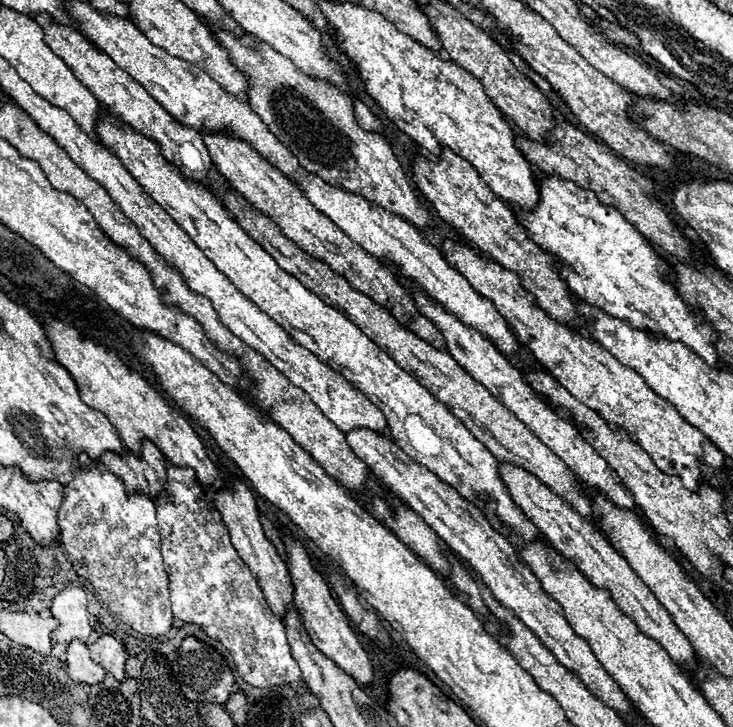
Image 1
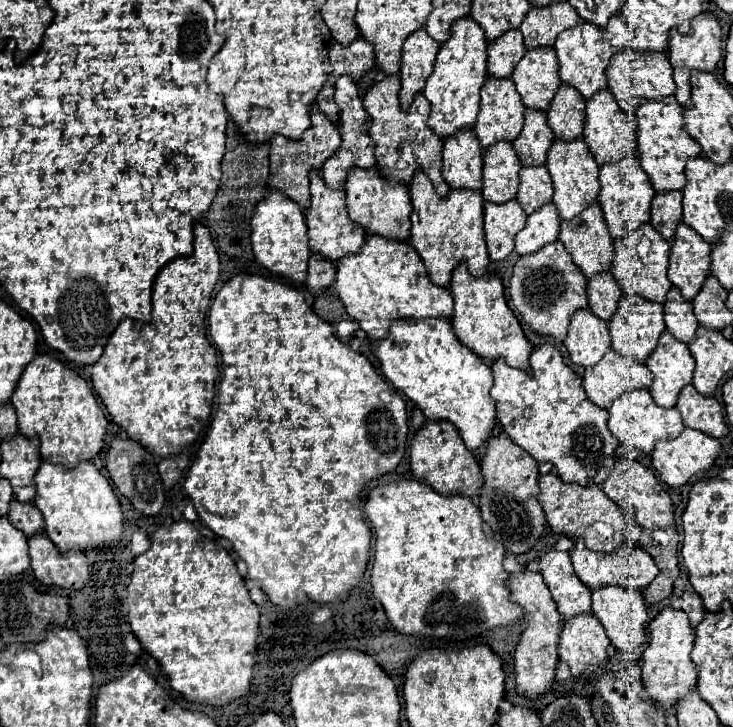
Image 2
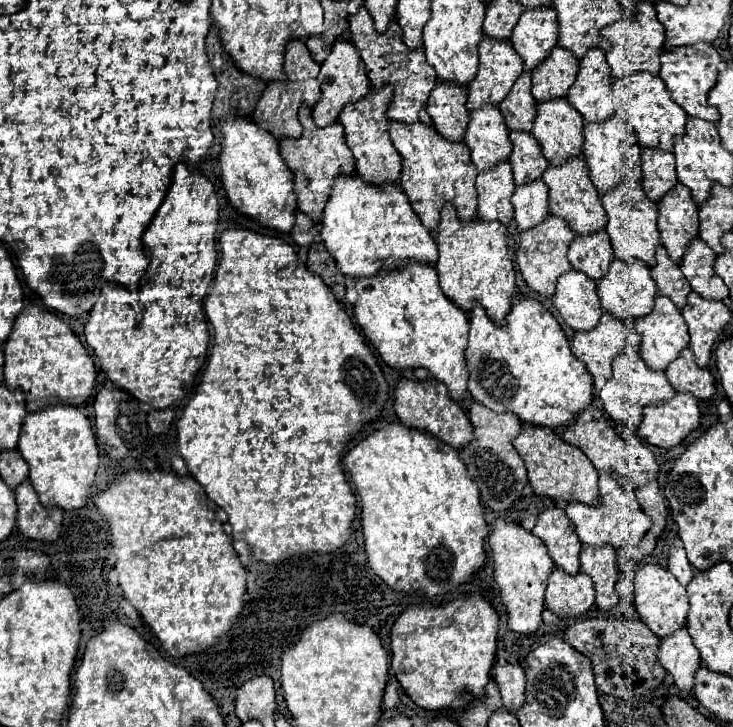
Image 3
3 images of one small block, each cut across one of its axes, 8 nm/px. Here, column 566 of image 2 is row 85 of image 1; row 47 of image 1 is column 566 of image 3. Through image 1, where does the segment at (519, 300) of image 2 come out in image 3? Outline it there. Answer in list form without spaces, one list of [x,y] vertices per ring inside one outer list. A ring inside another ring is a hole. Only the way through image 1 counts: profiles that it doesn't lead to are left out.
[[[548,214],[544,222],[540,222],[536,228],[530,228],[528,232],[522,232],[520,234],[520,246],[518,246],[518,256],[516,256],[516,262],[518,262],[518,268],[526,280],[526,284],[552,298],[554,296],[554,288],[556,288],[556,278],[570,270],[570,262],[566,258],[566,252],[568,252],[568,246],[570,246],[570,240],[574,240],[574,232],[570,230],[570,226],[566,224],[566,220],[562,220],[560,216],[554,216],[554,214]]]

